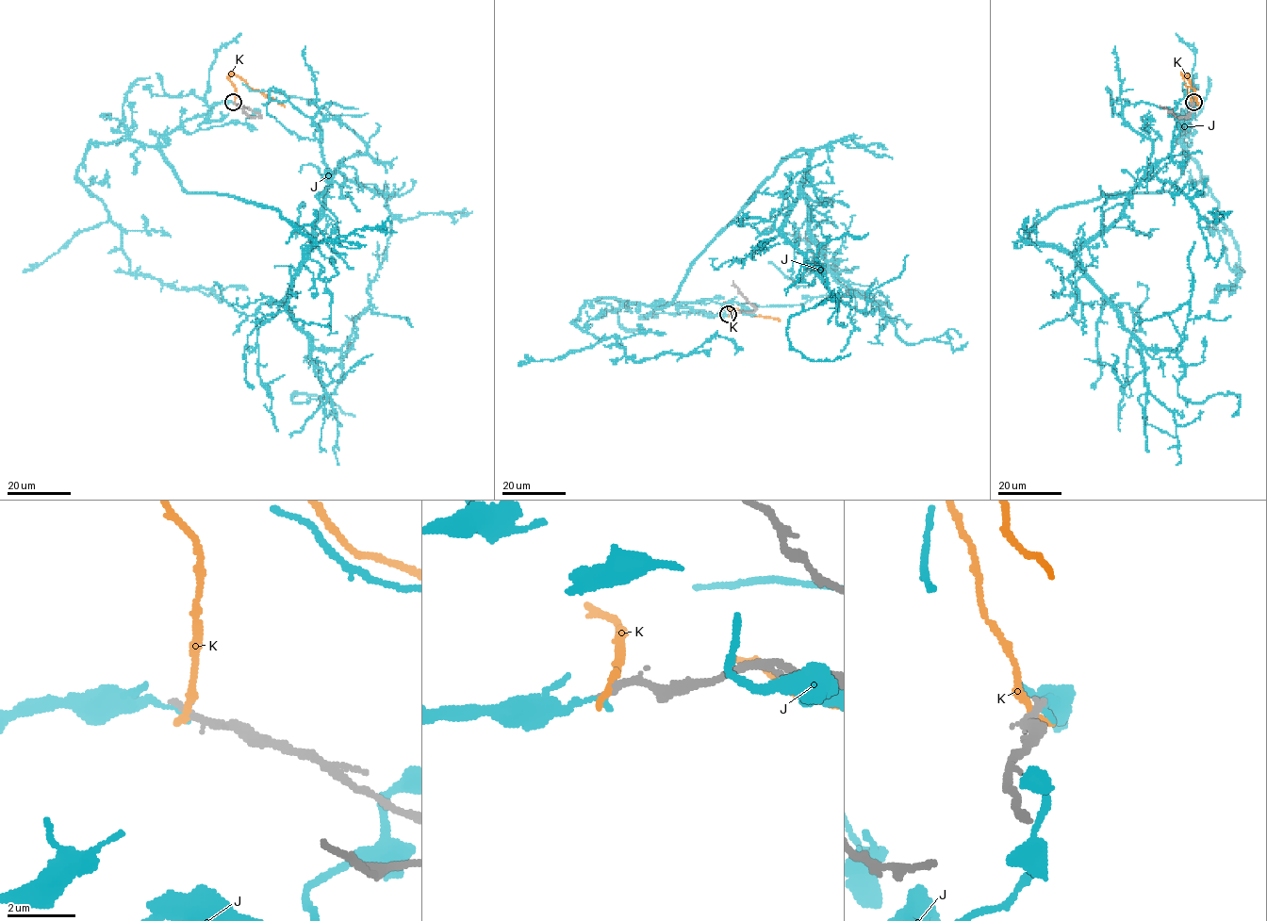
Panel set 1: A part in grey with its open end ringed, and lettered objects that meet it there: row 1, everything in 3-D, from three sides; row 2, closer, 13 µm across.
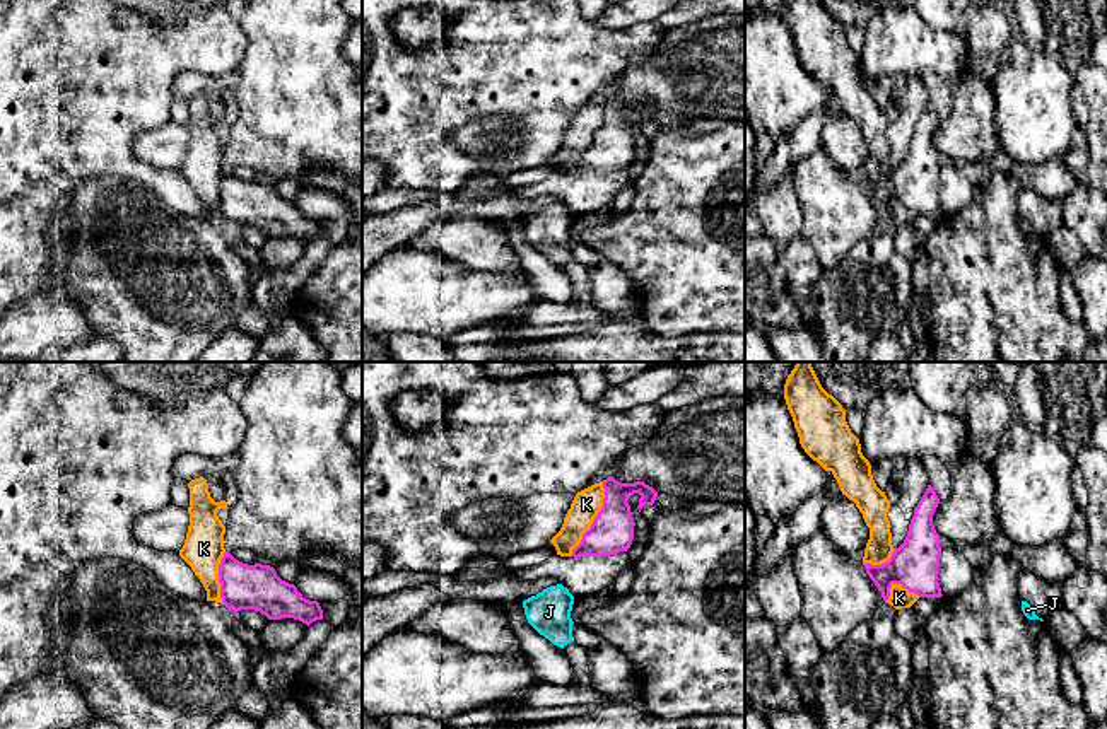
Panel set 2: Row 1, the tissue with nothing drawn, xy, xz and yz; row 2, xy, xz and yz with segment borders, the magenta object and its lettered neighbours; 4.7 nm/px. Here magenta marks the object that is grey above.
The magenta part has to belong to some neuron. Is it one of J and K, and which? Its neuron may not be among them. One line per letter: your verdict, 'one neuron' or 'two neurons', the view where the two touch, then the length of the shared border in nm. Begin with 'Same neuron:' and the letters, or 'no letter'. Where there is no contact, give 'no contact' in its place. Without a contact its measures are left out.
Same neuron: no letter
J: two neurons; no contact
K: two neurons; meets magenta in xz; contact 380 nm long

